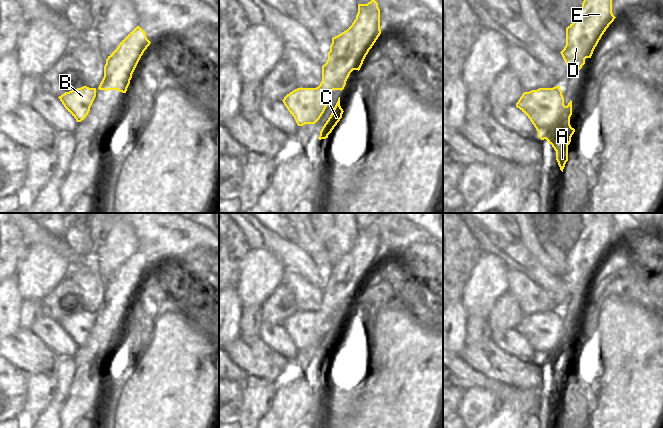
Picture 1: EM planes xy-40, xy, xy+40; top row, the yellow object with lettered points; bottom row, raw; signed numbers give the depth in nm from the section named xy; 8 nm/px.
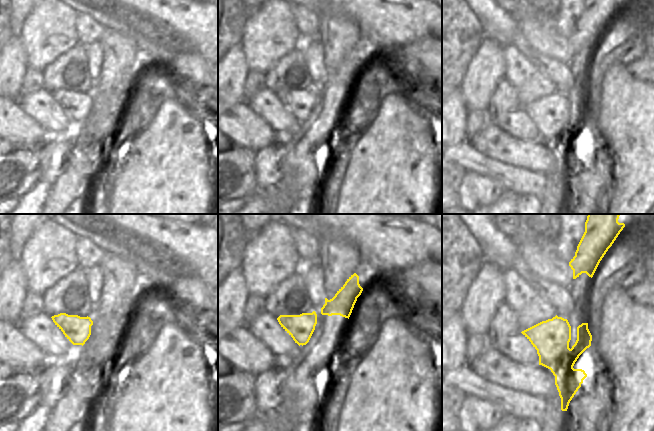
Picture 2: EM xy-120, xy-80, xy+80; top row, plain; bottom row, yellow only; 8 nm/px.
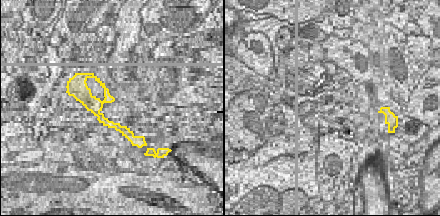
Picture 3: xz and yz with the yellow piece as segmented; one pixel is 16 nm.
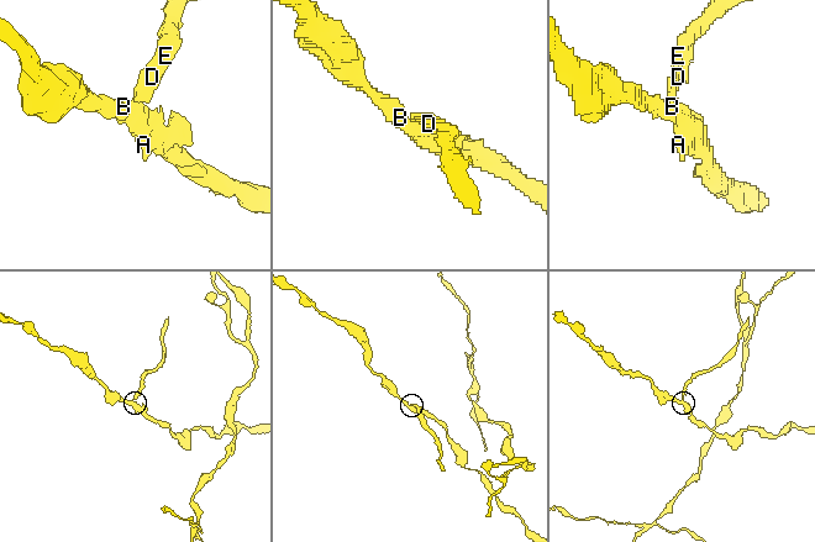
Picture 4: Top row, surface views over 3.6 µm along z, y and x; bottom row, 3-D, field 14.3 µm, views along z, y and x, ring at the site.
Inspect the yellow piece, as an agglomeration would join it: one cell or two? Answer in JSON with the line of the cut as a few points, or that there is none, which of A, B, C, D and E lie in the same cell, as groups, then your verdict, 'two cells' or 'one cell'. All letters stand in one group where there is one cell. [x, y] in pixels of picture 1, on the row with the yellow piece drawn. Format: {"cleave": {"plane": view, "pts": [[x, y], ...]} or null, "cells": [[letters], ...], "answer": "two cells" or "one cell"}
{"cleave": {"plane": "xy", "pts": [[316, 87], [324, 90], [327, 94]]}, "cells": [["A", "B", "C"], ["D", "E"]], "answer": "two cells"}

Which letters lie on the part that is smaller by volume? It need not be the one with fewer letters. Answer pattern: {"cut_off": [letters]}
{"cut_off": ["D", "E"]}

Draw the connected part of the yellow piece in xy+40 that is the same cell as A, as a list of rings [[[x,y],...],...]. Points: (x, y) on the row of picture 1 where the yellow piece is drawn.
[[[555,86],[524,92],[516,107],[530,119],[538,131],[538,137],[552,145],[563,172],[568,161],[568,145],[575,132],[570,125],[572,101],[565,106],[560,86]]]

